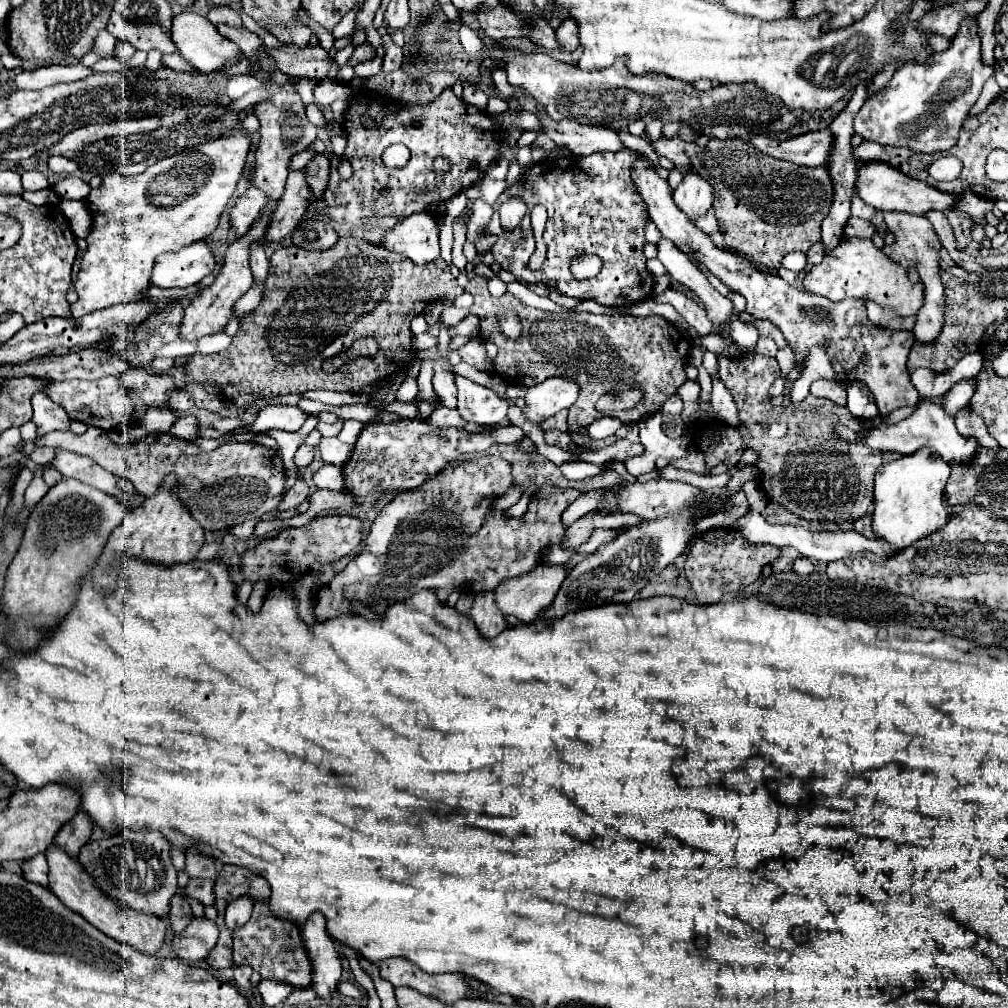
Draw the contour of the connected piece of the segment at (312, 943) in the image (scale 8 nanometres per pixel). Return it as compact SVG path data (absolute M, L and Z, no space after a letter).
M315 911L301 927L309 959L313 959L313 989L321 999L329 999L335 993L335 987L341 979L341 957L335 949L333 937L325 929L323 913Z

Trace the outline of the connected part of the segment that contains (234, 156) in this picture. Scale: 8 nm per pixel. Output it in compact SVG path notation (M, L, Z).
M237 133L161 159L135 177L105 175L101 187L91 189L85 201L93 227L85 239L87 251L75 281L79 301L71 305L71 315L81 317L117 303L141 301L157 255L177 253L185 245L209 239L241 179L249 145L249 137Z

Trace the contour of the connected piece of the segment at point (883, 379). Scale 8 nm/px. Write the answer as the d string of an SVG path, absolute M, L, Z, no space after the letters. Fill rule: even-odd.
M647 157L635 161L633 181L637 183L637 189L641 191L641 197L649 207L649 217L653 219L661 235L673 241L683 253L703 263L715 277L721 279L725 287L743 295L747 301L747 313L759 319L769 319L773 325L777 325L785 335L789 347L793 349L795 365L799 369L805 367L811 347L817 347L821 343L825 345L827 357L833 365L835 371L833 379L843 383L851 383L851 381L865 383L869 391L875 395L875 403L881 415L899 407L915 407L919 403L919 393L909 379L907 367L905 363L899 363L899 361L907 361L909 357L911 345L915 341L911 331L893 331L893 329L877 327L867 319L865 307L857 305L859 301L855 299L833 303L821 295L805 291L803 287L789 285L779 275L759 271L755 265L751 265L741 257L717 249L709 235L705 235L699 227L689 223L685 215L681 215L681 209L673 203L669 183L657 175L655 165Z

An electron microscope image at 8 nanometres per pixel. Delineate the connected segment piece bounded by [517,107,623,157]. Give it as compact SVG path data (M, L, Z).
M543 107L535 111L535 115L541 121L541 131L533 133L527 131L517 139L517 147L533 145L535 139L543 133L549 139L553 139L557 145L565 145L573 155L585 157L597 151L621 151L623 143L619 141L619 135L607 127L597 127L597 125L581 125L575 119L563 119L563 121L553 121Z

